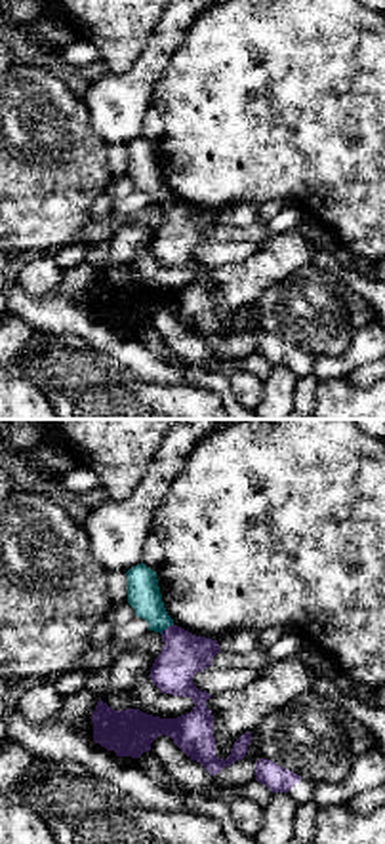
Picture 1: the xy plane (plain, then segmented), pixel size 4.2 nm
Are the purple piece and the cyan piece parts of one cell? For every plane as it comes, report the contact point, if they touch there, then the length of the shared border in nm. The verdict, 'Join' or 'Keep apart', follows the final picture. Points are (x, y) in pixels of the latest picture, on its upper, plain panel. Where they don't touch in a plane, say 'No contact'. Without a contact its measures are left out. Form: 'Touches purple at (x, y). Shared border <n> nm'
Touches purple at (168, 200). Shared border 70 nm

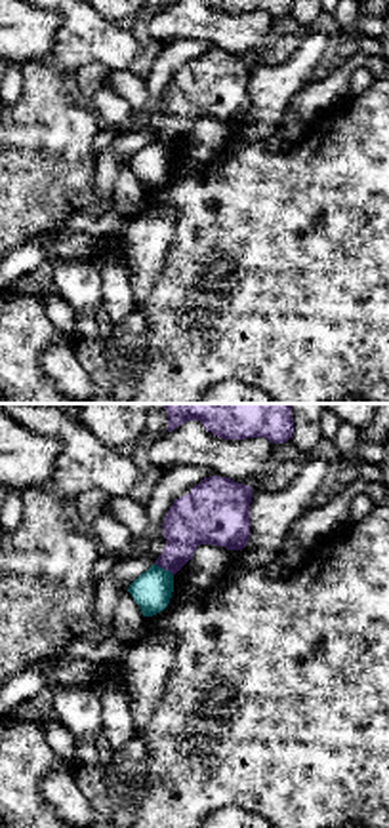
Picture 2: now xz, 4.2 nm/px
Touches purple at (164, 141). Shared border 100 nm

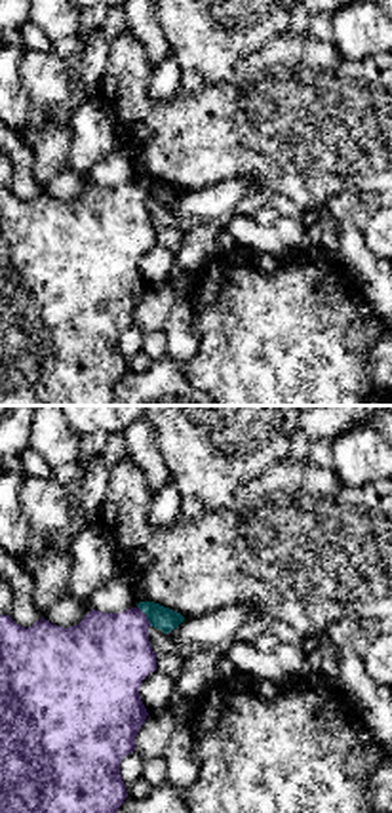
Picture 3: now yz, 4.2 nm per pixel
Touches purple at (145, 189). Shared border 110 nm

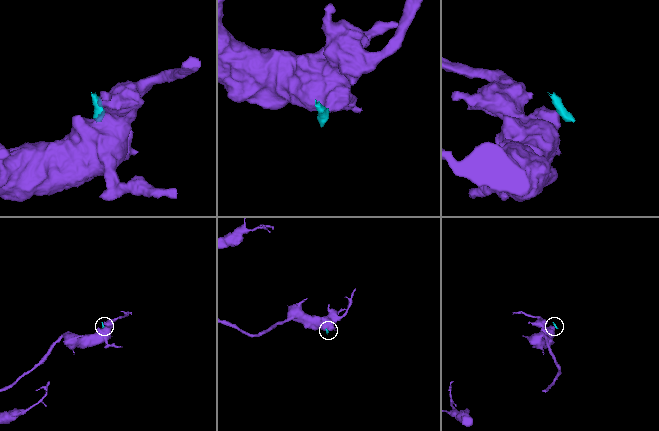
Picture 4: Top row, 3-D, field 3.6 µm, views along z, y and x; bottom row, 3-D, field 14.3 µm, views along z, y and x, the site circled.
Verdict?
Keep apart

